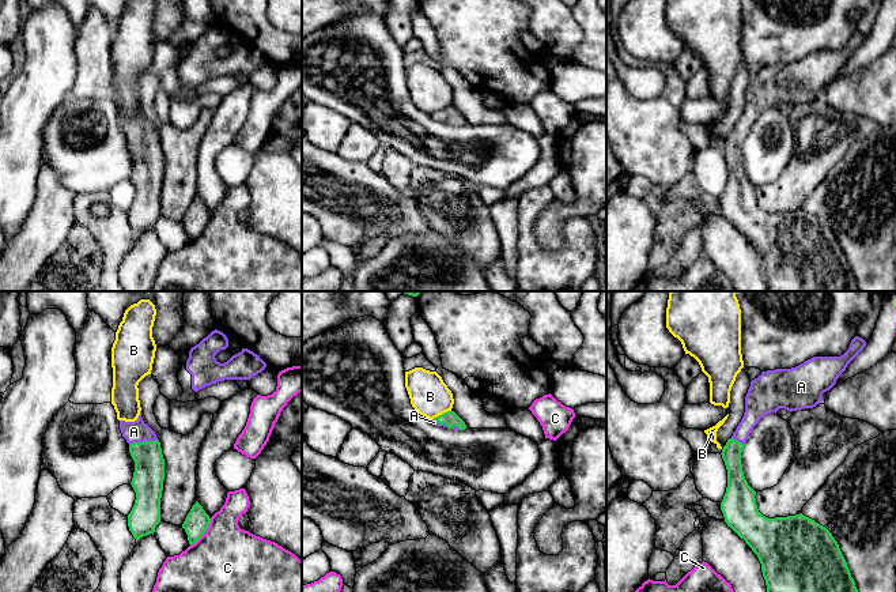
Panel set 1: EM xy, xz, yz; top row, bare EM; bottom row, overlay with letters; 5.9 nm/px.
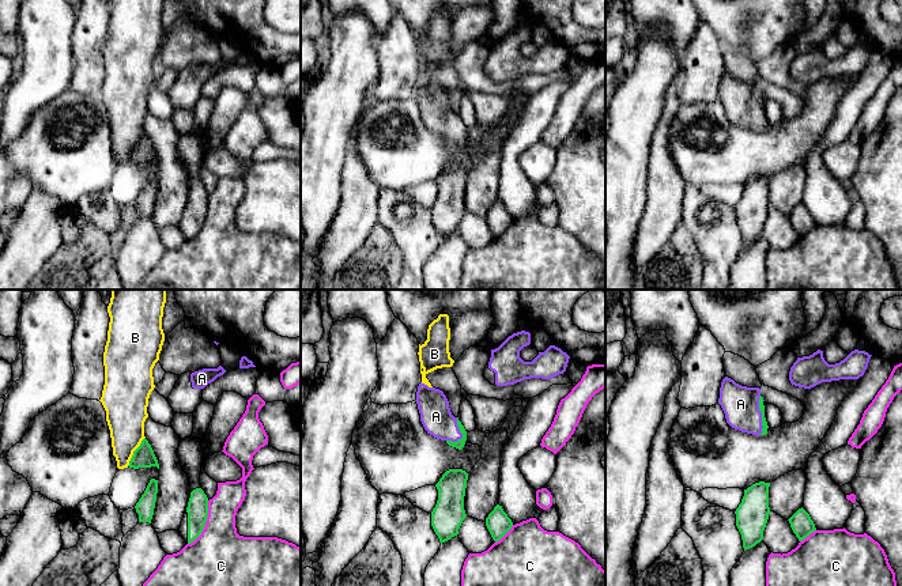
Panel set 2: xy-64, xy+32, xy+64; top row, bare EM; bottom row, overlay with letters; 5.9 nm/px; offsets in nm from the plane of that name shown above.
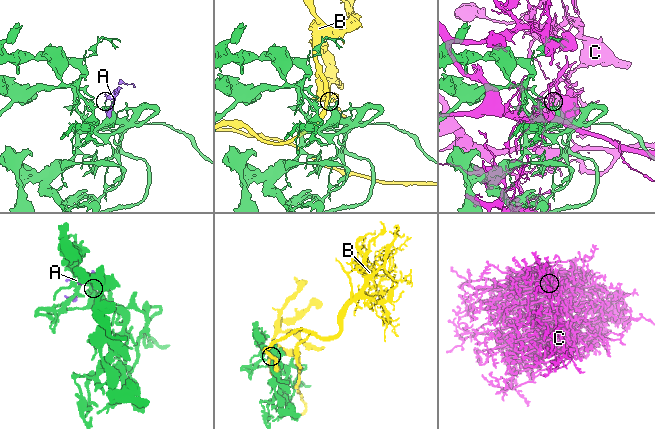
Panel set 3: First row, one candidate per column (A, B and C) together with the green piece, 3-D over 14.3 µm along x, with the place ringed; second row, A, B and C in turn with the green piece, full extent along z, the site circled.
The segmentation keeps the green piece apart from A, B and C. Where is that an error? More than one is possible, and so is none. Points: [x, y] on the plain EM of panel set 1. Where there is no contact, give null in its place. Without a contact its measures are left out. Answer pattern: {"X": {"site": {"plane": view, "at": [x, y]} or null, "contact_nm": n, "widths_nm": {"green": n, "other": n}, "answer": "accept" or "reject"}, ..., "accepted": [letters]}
{"A": {"site": {"plane": "xy", "at": [143, 136]}, "contact_nm": 170, "widths_nm": {"green": 190, "other": 130}, "answer": "accept"}, "B": {"site": {"plane": "xz", "at": [442, 109]}, "contact_nm": 120, "widths_nm": {"green": 90, "other": 240}, "answer": "reject"}, "C": {"site": {"plane": "xy", "at": [204, 227]}, "contact_nm": 200, "widths_nm": {"green": 140, "other": 480}, "answer": "reject"}, "accepted": ["A"]}

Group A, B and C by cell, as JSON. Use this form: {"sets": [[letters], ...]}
{"sets": [["A"], ["B"], ["C"]]}

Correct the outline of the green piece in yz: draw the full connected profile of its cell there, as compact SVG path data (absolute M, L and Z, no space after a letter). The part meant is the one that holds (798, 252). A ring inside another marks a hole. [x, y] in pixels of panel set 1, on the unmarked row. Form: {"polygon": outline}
{"polygon": "M855 31L848 45L840 52L813 52L791 64L761 67L751 76L745 91L745 108L733 131L722 144L727 165L727 182L721 197L725 218L757 250L767 280L767 291L859 291L847 257L832 229L802 208L787 212L768 214L756 199L756 186L748 180L741 147L757 117L765 110L785 103L797 106L820 99L823 88L829 86L848 59L863 45L866 37Z"}

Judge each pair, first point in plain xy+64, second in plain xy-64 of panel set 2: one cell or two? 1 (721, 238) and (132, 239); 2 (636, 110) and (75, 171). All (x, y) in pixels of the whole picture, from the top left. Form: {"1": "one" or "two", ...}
{"1": "two", "2": "two"}

